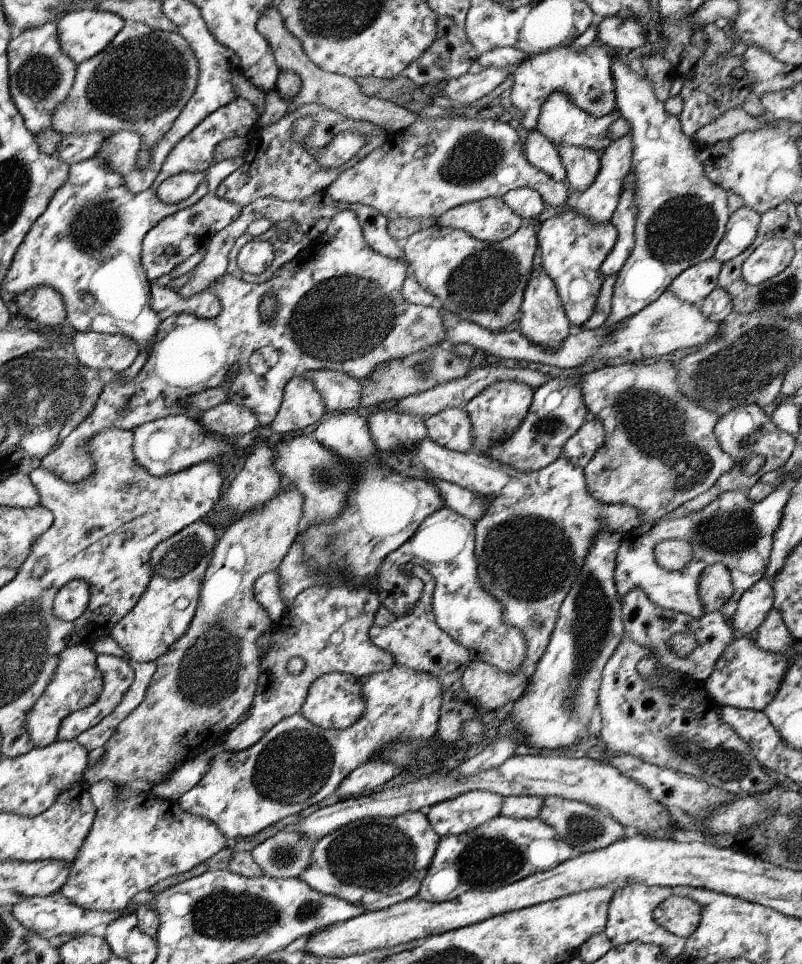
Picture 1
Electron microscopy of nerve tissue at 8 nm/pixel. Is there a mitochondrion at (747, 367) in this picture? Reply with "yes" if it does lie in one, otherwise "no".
yes

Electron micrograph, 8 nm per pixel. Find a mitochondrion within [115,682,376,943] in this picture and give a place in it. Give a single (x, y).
(294, 767)

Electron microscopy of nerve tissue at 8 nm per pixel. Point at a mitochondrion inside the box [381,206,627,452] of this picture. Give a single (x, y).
(484, 282)

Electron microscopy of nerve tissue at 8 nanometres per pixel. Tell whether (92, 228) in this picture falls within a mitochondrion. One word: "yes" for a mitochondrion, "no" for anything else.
yes

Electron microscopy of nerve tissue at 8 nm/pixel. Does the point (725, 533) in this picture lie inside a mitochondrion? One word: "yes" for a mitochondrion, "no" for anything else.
yes

